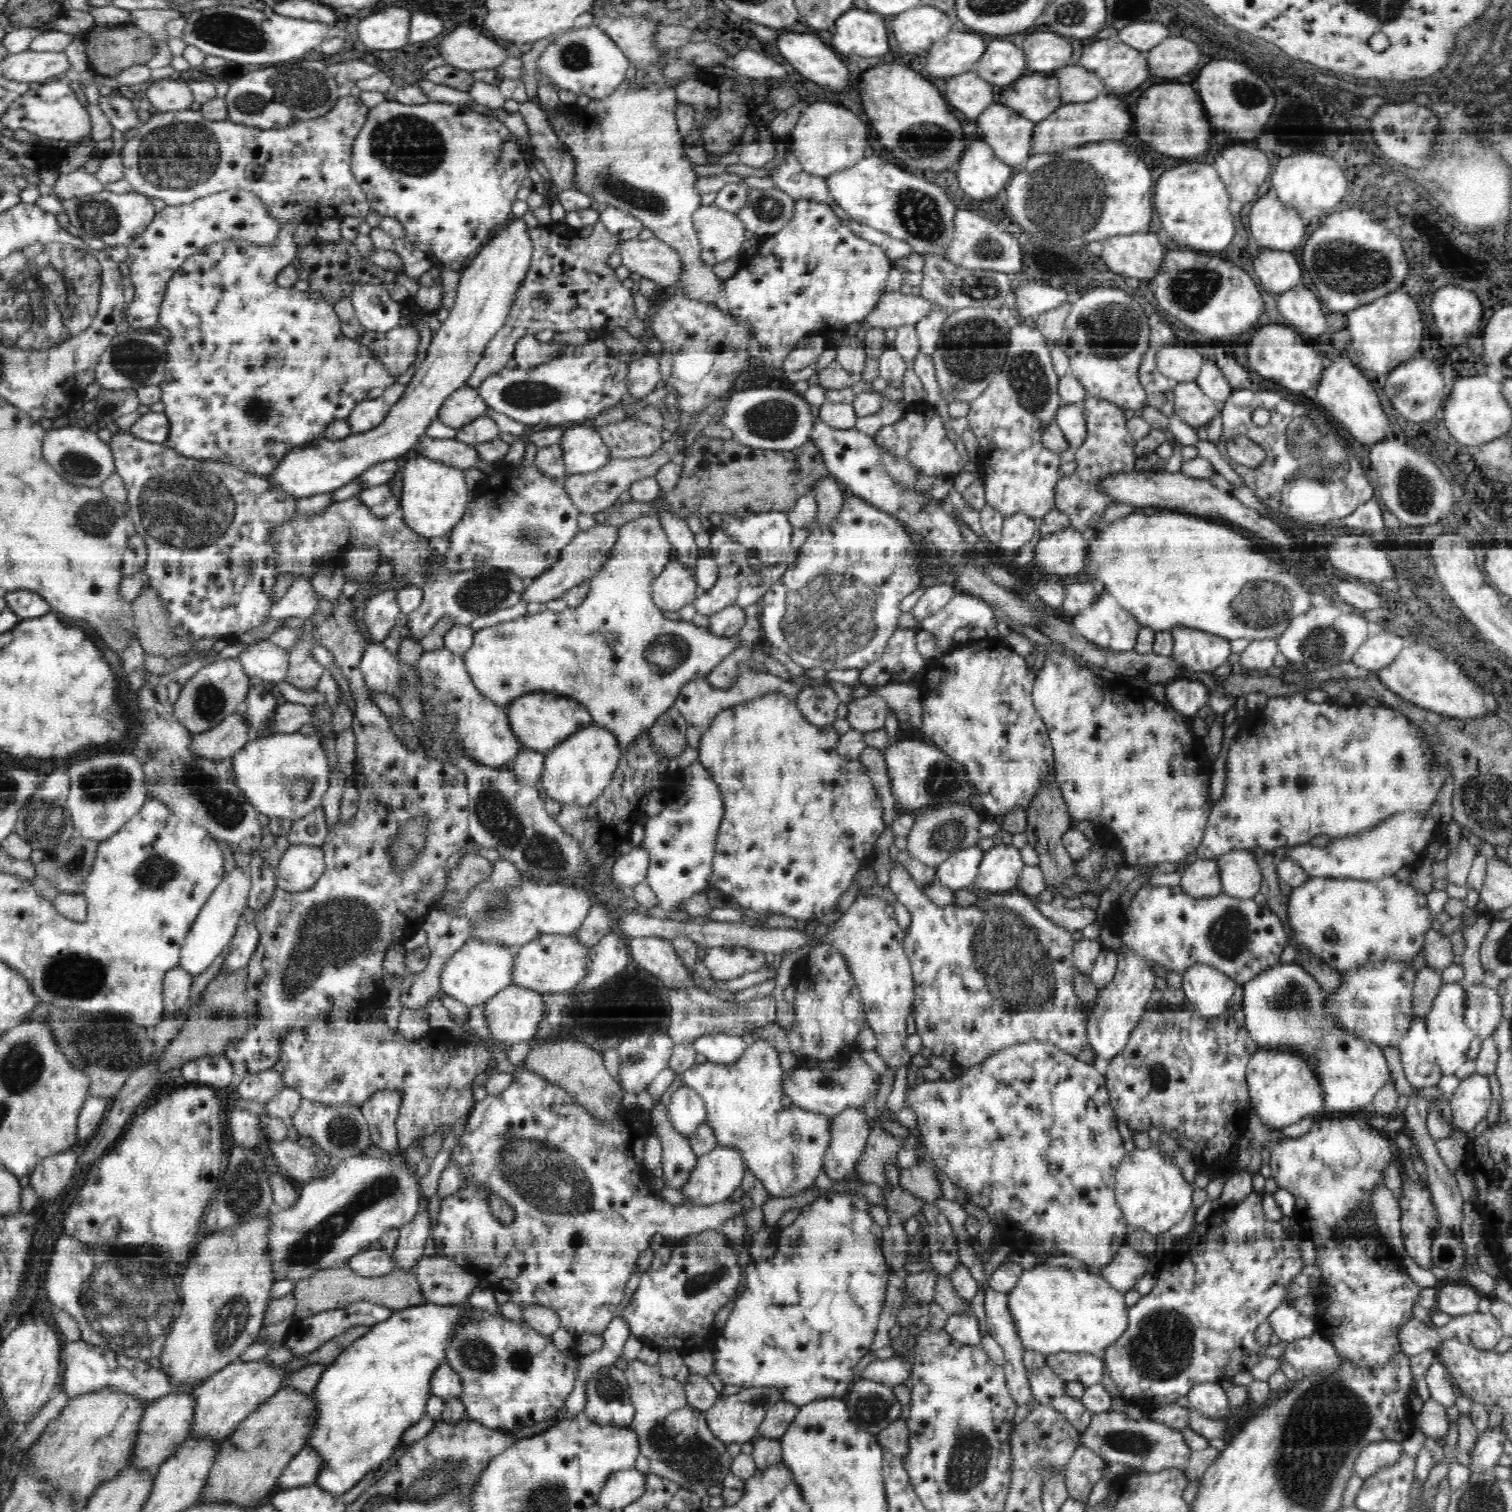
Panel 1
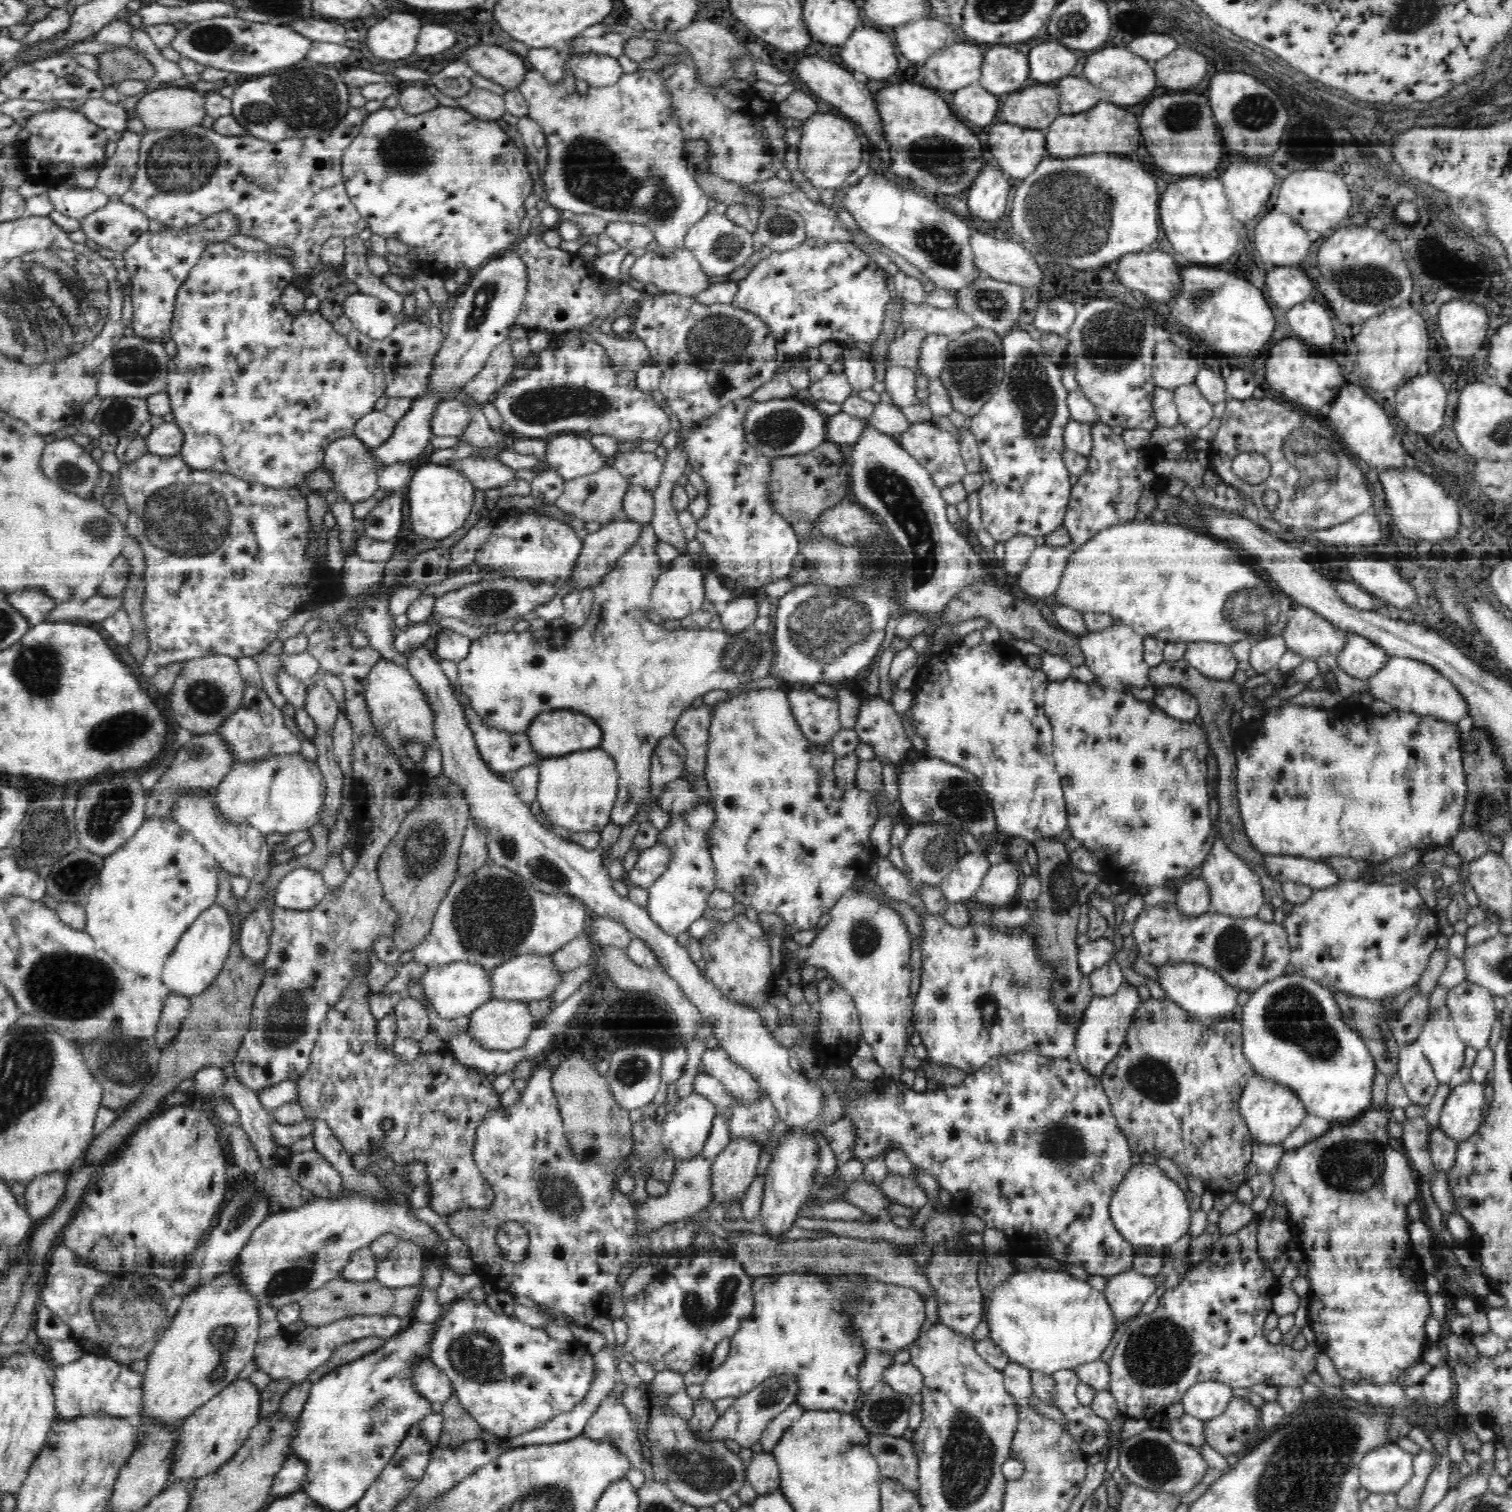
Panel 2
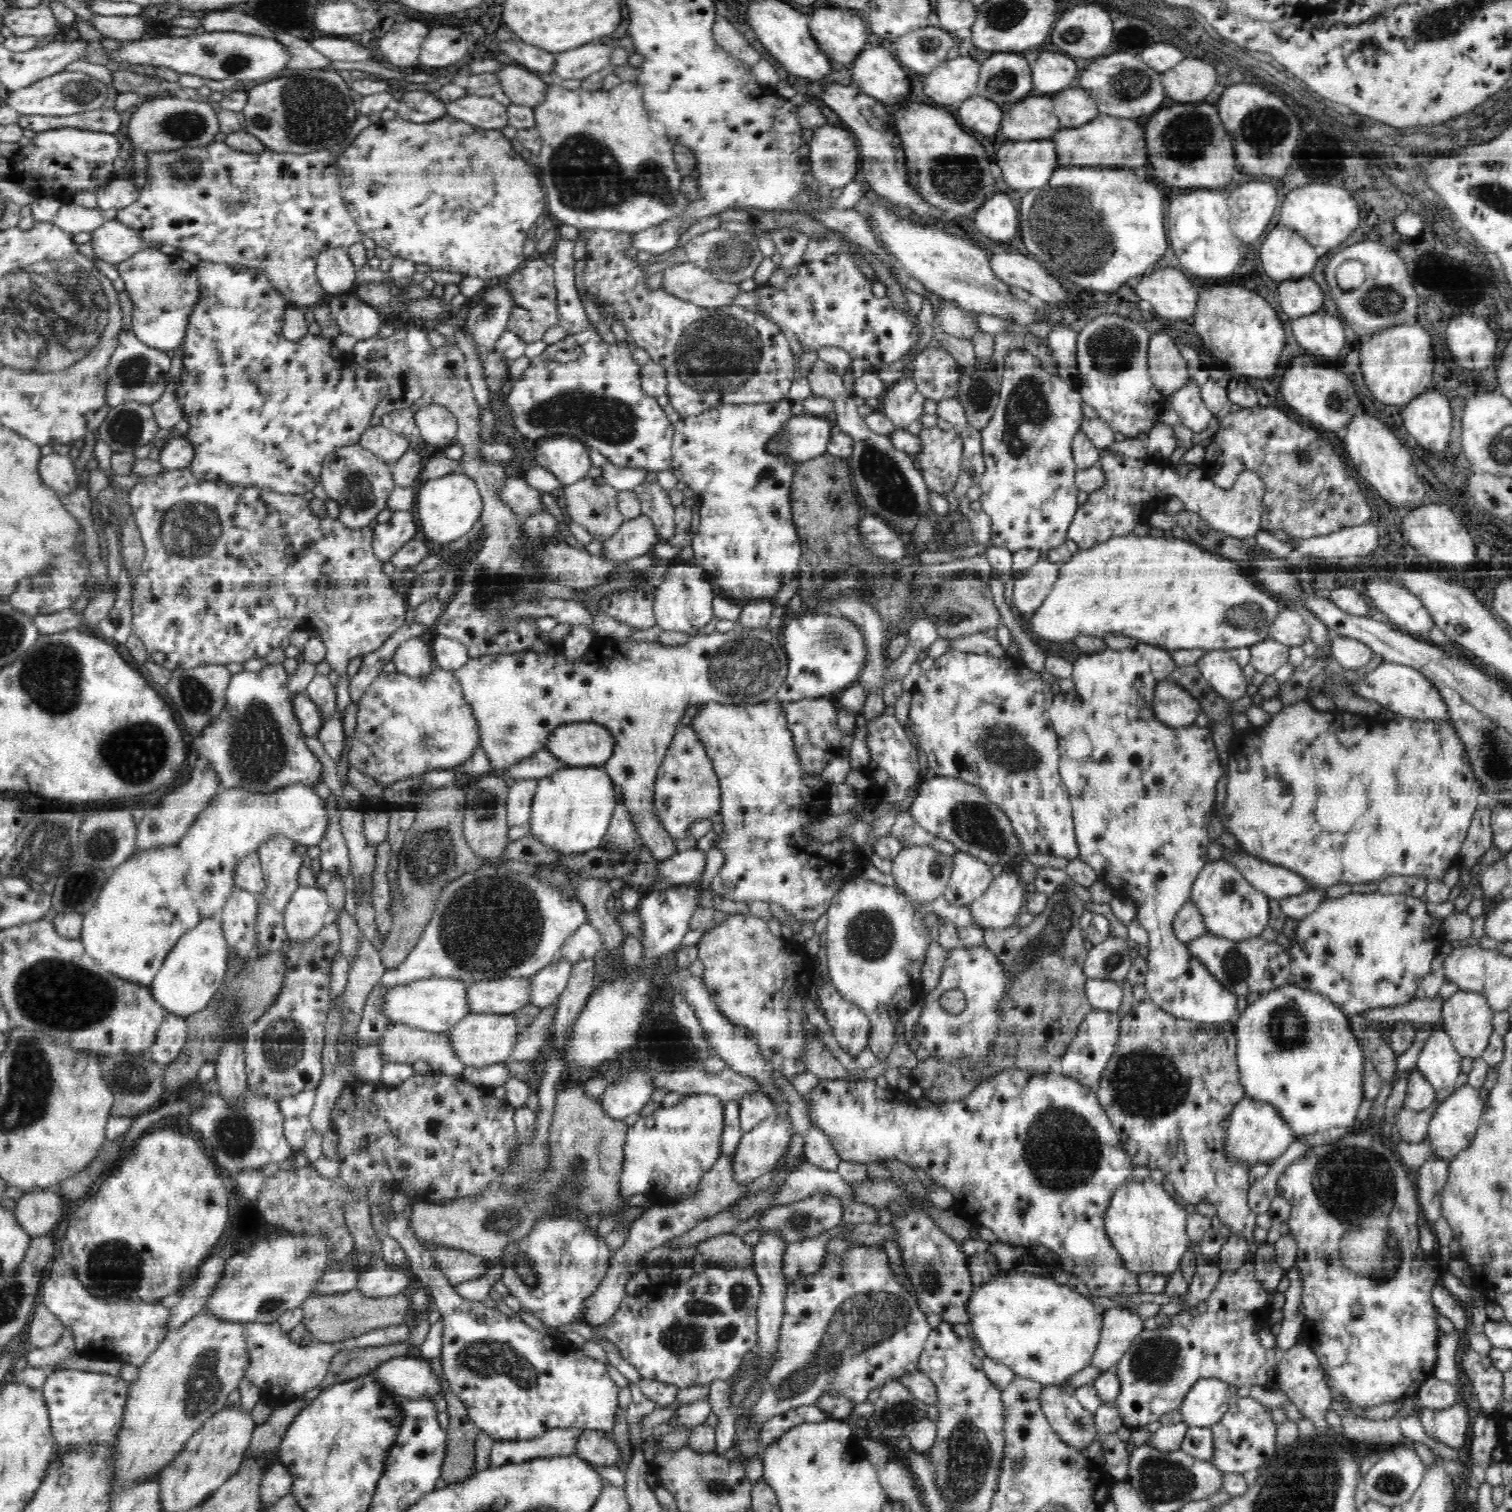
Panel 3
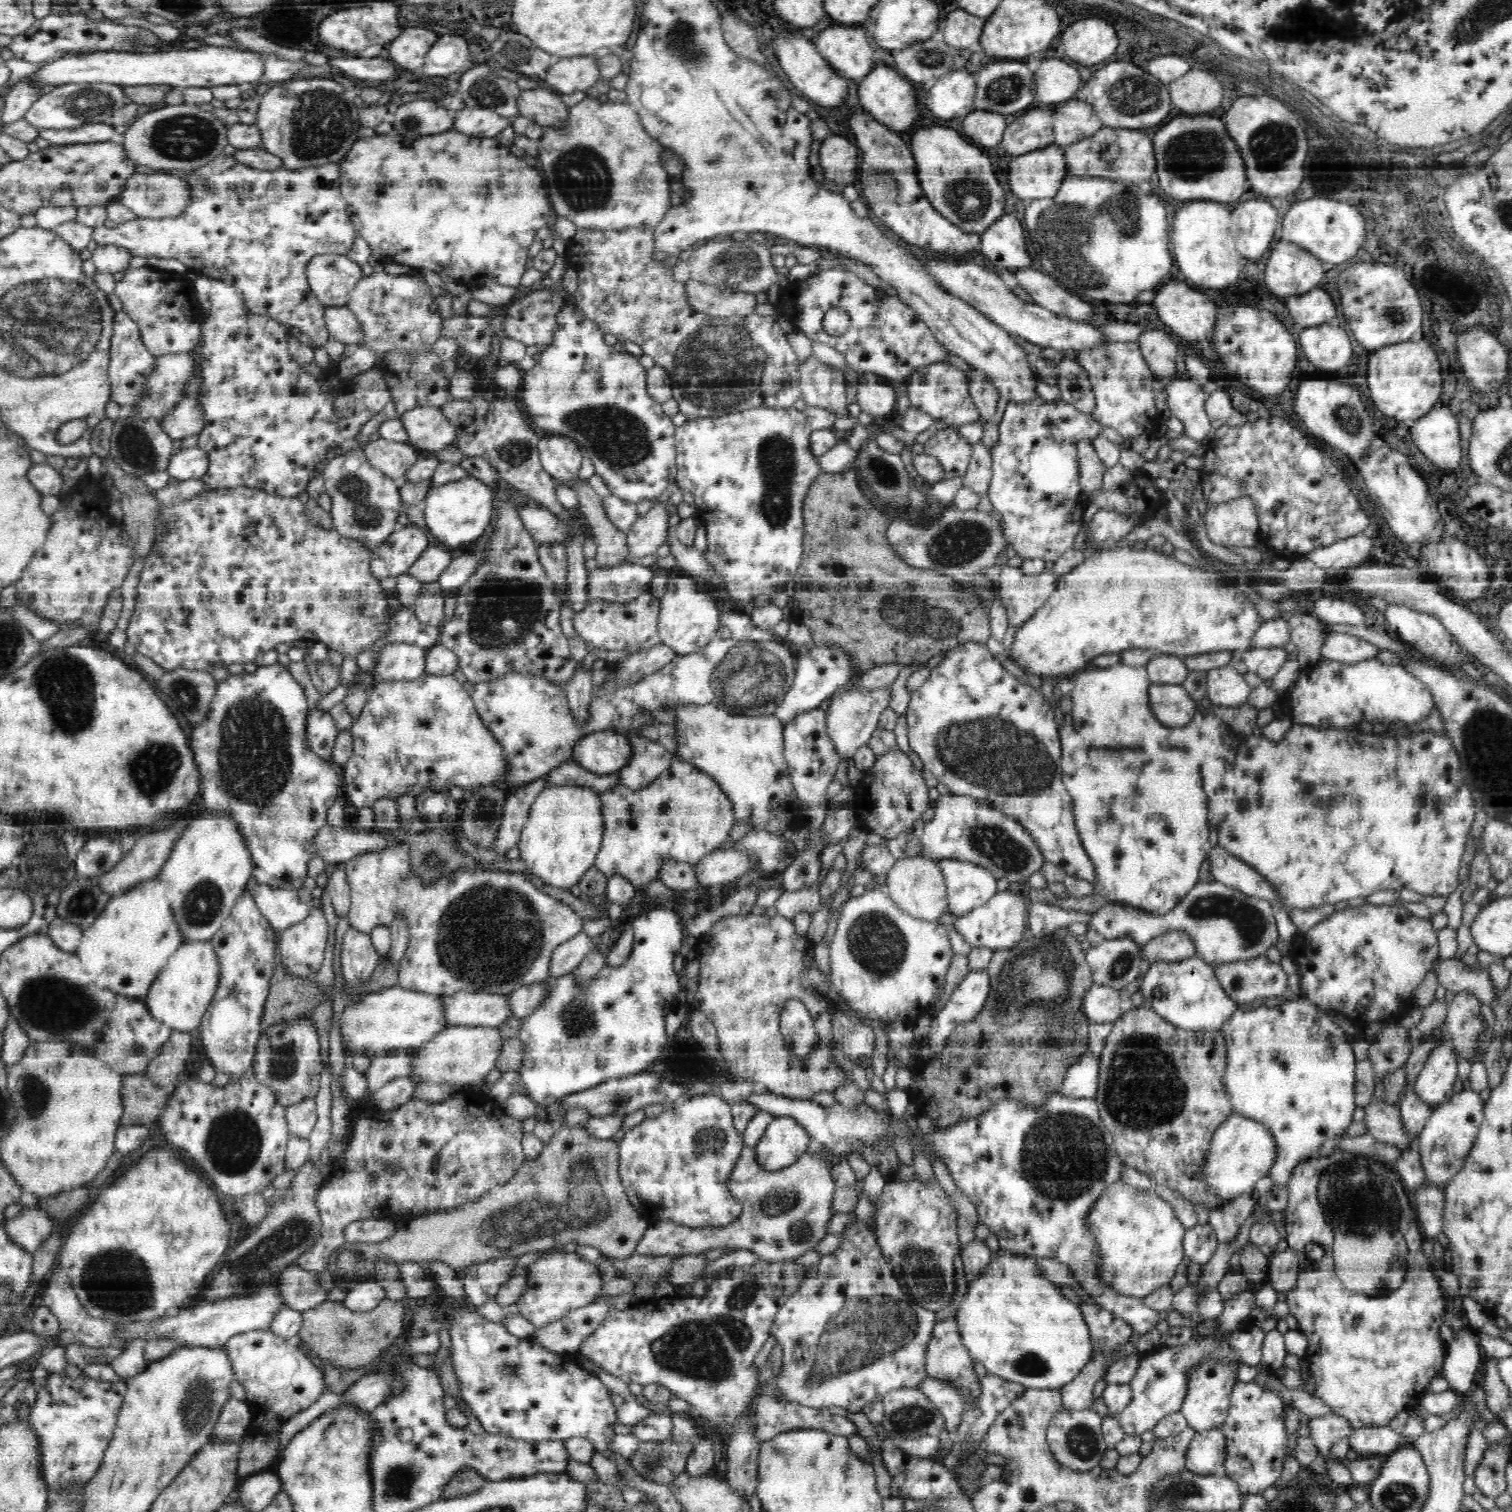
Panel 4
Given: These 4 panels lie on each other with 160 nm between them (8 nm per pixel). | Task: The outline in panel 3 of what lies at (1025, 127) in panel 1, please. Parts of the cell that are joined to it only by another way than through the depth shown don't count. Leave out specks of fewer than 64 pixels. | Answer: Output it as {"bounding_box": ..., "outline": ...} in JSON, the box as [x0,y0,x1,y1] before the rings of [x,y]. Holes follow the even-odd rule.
{"bounding_box":[996,139,1058,191],"outline":[[[1051,139],[1005,143],[996,156],[1004,181],[1018,191],[1046,188],[1058,168],[1056,146]]]}

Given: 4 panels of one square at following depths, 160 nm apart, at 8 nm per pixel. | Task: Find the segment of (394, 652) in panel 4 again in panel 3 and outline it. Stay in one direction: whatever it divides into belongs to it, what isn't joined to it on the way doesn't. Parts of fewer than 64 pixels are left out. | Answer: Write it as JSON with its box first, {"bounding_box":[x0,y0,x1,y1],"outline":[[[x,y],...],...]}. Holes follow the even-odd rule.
{"bounding_box":[392,638,434,678],"outline":[[[421,638],[406,640],[397,649],[392,662],[396,671],[411,677],[424,678],[433,672],[434,661],[430,654],[430,644]]]}

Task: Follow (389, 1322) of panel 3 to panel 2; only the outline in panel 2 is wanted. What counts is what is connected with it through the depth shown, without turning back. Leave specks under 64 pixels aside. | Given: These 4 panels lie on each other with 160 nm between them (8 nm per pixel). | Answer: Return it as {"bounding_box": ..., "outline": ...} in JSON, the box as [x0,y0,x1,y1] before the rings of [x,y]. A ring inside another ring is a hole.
{"bounding_box":[299,1277,418,1327],"outline":[[[336,1277],[323,1287],[307,1294],[299,1305],[302,1322],[308,1327],[319,1327],[348,1316],[370,1315],[378,1317],[404,1317],[414,1310],[418,1298],[418,1287],[414,1285],[404,1288],[388,1288],[378,1279],[366,1282],[348,1281],[344,1277]]]}

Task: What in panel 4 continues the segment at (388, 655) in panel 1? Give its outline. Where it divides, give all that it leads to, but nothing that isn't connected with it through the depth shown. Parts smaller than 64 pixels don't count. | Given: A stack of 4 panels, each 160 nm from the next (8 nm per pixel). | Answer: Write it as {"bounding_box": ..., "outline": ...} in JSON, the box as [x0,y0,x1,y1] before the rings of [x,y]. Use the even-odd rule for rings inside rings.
{"bounding_box":[342,673,516,814],"outline":[[[425,673],[418,680],[413,681],[378,681],[378,684],[371,688],[368,694],[368,700],[364,705],[362,714],[358,720],[354,721],[350,728],[353,738],[352,756],[347,763],[342,766],[342,794],[345,795],[348,808],[353,814],[356,808],[359,810],[364,806],[372,807],[374,802],[380,798],[396,799],[400,794],[418,794],[422,790],[436,790],[436,792],[446,792],[450,786],[462,786],[462,788],[472,788],[472,790],[498,789],[512,791],[516,786],[508,779],[510,767],[508,767],[508,755],[503,746],[493,737],[493,734],[484,726],[480,716],[477,714],[473,700],[464,689],[464,683],[458,681],[454,675],[436,675]]]}

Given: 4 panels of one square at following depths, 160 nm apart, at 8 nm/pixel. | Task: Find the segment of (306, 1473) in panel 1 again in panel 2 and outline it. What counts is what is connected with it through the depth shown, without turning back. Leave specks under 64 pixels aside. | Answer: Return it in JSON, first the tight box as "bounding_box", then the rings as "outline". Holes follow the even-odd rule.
{"bounding_box":[270,1456,307,1499],"outline":[[[290,1456],[275,1474],[270,1495],[277,1499],[278,1497],[285,1497],[293,1492],[300,1491],[301,1484],[304,1483],[304,1478],[306,1478],[306,1468],[307,1466],[299,1458]]]}

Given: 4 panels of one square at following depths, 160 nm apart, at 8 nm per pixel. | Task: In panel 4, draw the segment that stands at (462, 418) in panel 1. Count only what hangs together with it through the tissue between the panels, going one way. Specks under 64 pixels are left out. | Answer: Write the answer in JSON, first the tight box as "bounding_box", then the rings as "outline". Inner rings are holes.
{"bounding_box":[402,405,458,451],"outline":[[[420,405],[406,411],[402,416],[402,424],[408,433],[408,442],[420,450],[434,451],[446,448],[456,440],[456,429],[458,428],[442,413],[441,407],[430,407]]]}

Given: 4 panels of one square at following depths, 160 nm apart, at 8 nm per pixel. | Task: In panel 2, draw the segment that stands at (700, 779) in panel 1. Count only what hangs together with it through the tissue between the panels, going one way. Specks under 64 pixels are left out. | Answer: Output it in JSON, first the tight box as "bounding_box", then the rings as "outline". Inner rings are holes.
{"bounding_box":[645,801,716,937],"outline":[[[699,801],[694,809],[670,819],[668,827],[659,828],[657,843],[670,849],[672,862],[648,888],[645,908],[651,919],[670,937],[680,936],[706,910],[706,900],[715,889],[715,868],[709,849],[708,830],[716,818],[712,803]]]}

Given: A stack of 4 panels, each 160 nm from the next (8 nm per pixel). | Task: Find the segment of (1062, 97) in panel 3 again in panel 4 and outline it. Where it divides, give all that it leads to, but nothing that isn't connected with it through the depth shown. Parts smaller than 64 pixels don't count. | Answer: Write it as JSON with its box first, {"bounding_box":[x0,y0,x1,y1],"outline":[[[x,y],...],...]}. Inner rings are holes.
{"bounding_box":[1054,100,1104,149],"outline":[[[1080,100],[1064,102],[1054,106],[1054,145],[1068,149],[1076,142],[1094,136],[1104,128],[1096,112]]]}

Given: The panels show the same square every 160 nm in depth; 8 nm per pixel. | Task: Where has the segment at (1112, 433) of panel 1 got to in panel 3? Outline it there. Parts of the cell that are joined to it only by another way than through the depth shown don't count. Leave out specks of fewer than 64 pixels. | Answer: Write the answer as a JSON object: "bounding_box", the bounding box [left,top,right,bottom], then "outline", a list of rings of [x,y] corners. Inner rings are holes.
{"bounding_box":[1067,448,1266,550],"outline":[[[1111,448],[1101,450],[1098,465],[1104,471],[1104,484],[1090,492],[1086,502],[1079,505],[1067,530],[1067,536],[1079,549],[1084,550],[1109,538],[1132,533],[1136,525],[1147,521],[1153,512],[1164,506],[1173,496],[1182,500],[1184,509],[1200,514],[1210,527],[1228,536],[1242,540],[1246,537],[1255,538],[1256,532],[1262,529],[1266,486],[1255,470],[1239,472],[1232,488],[1224,491],[1202,474],[1201,466],[1190,470],[1186,476],[1181,476],[1169,464],[1151,463],[1149,458],[1128,458]]]}

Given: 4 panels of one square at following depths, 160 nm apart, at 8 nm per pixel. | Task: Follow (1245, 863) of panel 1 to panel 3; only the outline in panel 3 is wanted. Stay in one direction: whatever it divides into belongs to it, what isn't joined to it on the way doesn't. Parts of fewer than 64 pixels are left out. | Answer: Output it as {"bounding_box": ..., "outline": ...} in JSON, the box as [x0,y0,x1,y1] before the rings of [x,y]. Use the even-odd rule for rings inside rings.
{"bounding_box":[1189,858,1271,942],"outline":[[[1222,858],[1208,862],[1199,872],[1192,885],[1189,902],[1200,912],[1209,936],[1236,942],[1260,938],[1271,913],[1269,898],[1252,888],[1240,872]]]}

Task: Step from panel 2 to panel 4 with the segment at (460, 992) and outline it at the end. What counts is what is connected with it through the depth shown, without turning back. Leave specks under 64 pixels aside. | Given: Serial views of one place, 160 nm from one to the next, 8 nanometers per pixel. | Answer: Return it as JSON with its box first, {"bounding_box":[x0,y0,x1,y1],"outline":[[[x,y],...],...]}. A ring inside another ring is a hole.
{"bounding_box":[340,985,446,1061],"outline":[[[399,985],[364,994],[358,1003],[344,1008],[340,1018],[342,1038],[348,1042],[352,1056],[368,1056],[370,1061],[393,1050],[421,1047],[446,1028],[441,999],[442,995],[406,990]]]}

